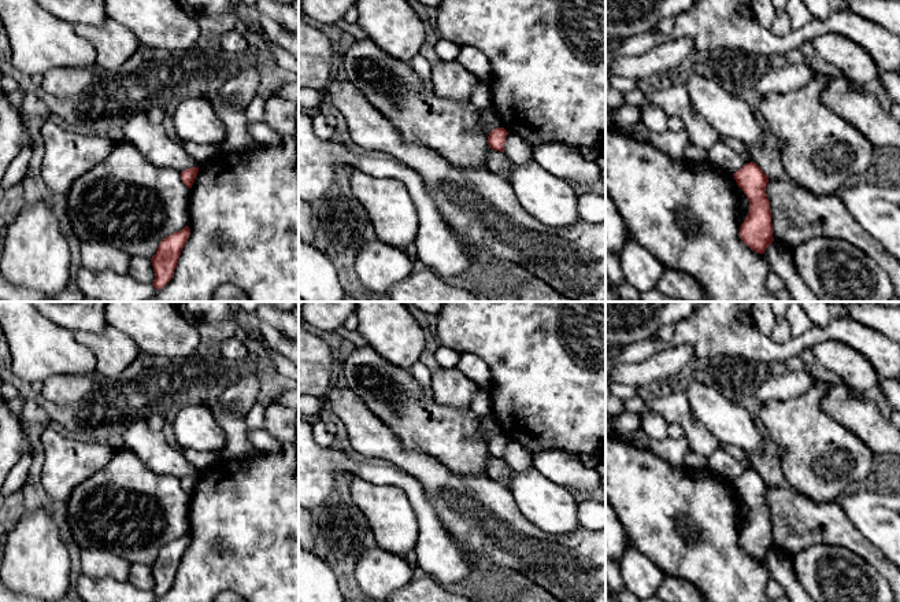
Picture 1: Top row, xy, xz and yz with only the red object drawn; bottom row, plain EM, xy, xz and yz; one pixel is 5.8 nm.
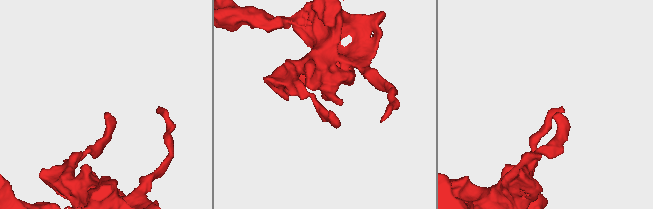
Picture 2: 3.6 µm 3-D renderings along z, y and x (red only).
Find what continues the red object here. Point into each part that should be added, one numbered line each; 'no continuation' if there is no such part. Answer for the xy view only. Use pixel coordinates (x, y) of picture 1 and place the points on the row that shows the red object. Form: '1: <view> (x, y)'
no continuation

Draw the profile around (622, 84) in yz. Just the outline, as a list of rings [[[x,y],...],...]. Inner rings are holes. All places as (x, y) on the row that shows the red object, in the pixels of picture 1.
[[[614,73],[610,77],[610,84],[611,84],[611,88],[619,91],[621,93],[637,88],[637,81],[636,80],[621,77],[621,75],[614,74]]]

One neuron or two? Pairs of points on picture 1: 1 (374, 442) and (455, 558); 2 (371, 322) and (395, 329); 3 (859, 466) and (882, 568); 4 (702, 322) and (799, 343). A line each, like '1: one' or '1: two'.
1: two
2: one
3: two
4: one

